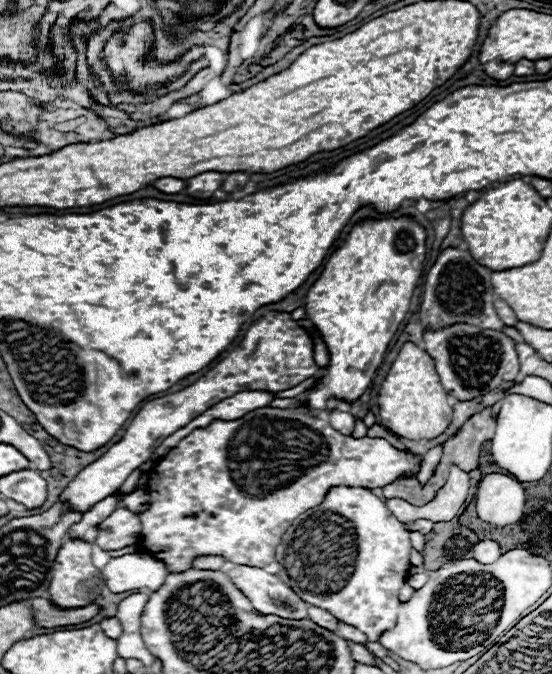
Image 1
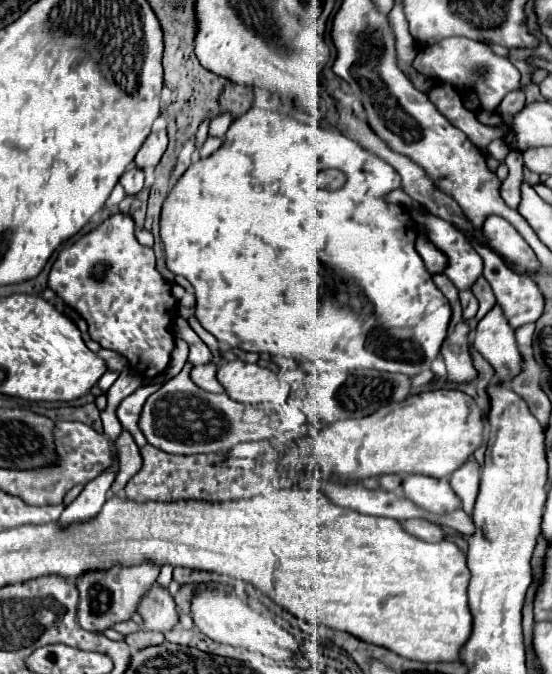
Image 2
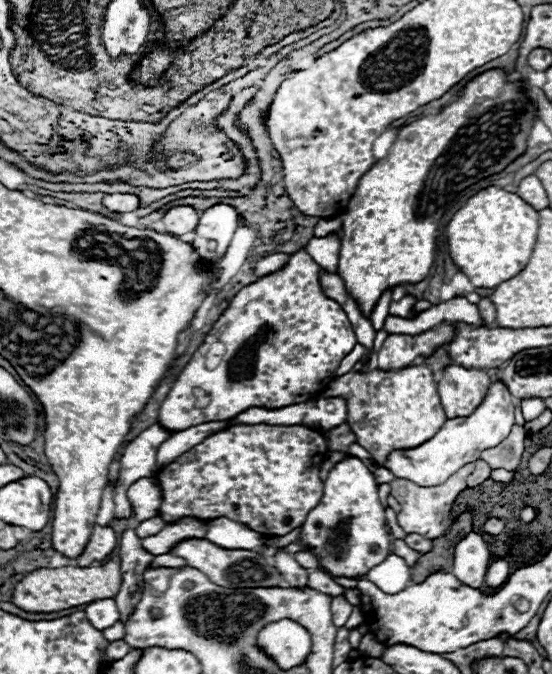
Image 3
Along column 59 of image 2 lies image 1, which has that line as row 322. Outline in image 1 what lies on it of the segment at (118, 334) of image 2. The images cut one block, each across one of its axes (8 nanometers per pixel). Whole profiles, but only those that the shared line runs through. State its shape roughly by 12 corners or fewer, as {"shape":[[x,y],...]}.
{"shape":[[266,312],[196,384],[144,404],[58,502],[86,514],[164,438],[238,392],[316,374],[312,340]]}

